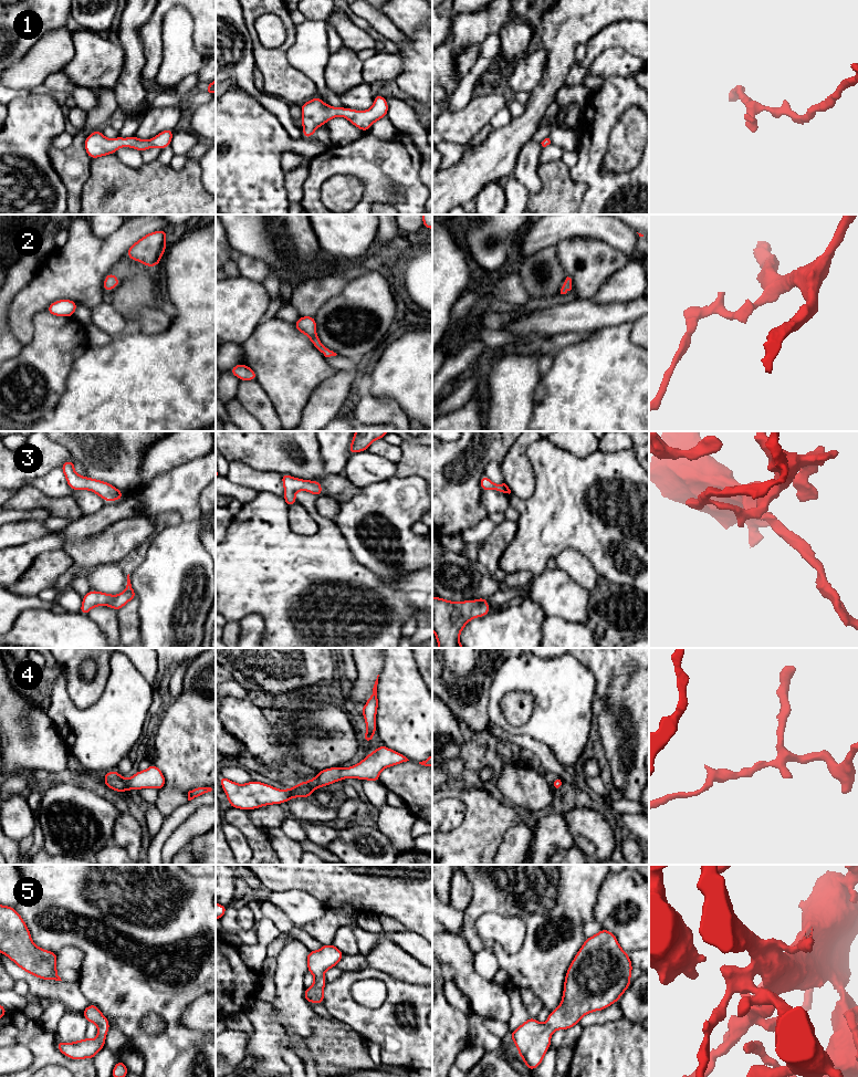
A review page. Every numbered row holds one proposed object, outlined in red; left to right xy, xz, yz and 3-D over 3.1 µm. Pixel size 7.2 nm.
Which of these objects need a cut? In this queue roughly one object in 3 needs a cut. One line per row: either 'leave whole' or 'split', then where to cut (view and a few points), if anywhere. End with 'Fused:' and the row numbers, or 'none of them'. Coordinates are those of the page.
1: leave whole; no cut
2: leave whole; no cut
3: leave whole; no cut
4: leave whole; no cut
5: leave whole; no cut
Fused: none of them

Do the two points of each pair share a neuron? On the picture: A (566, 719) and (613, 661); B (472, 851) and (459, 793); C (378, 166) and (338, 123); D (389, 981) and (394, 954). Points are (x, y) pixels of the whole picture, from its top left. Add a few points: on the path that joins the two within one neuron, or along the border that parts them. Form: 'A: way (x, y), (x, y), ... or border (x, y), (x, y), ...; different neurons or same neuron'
A: border (579, 662), (594, 678), (593, 709); different neurons
B: way (472, 837), (472, 806); same neuron
C: border (365, 132), (358, 138), (344, 145), (332, 145); different neurons
D: border (369, 965), (415, 984); different neurons

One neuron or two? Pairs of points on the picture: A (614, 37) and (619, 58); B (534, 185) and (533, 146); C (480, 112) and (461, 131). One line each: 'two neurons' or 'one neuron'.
A: two neurons
B: one neuron
C: one neuron

